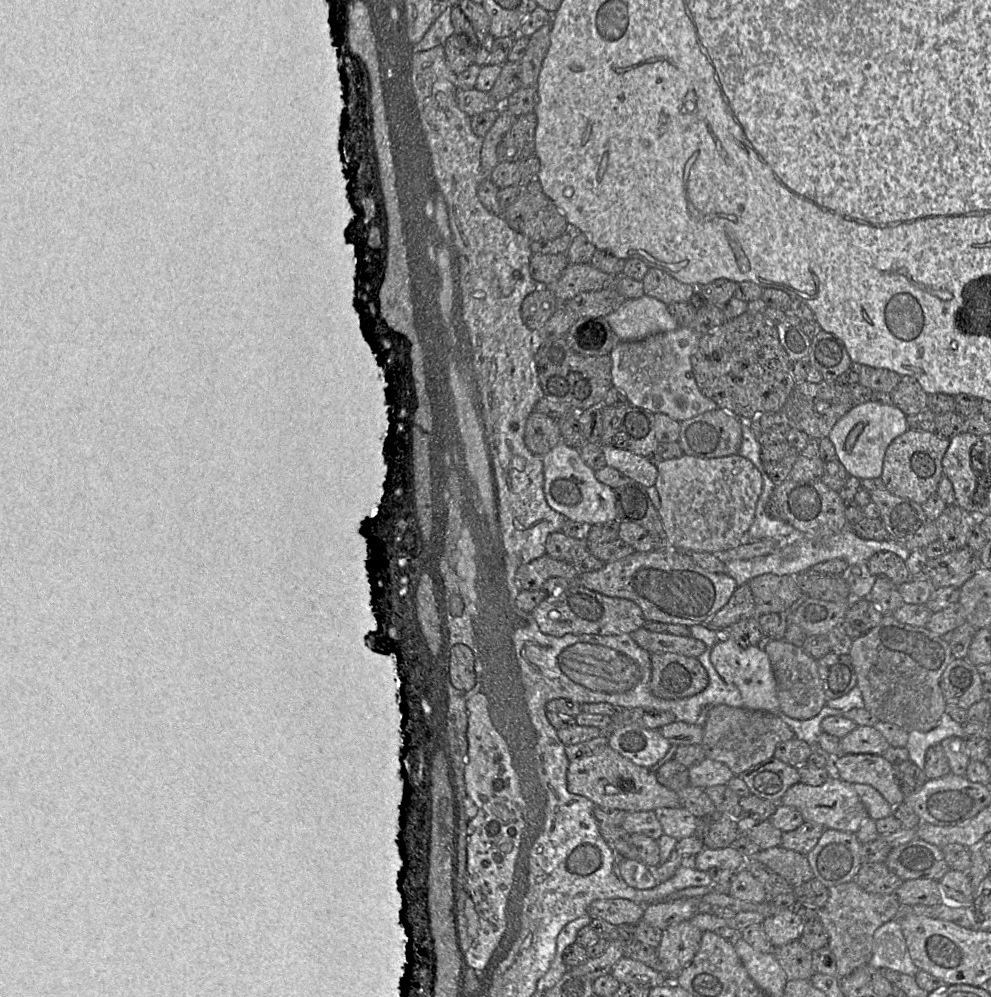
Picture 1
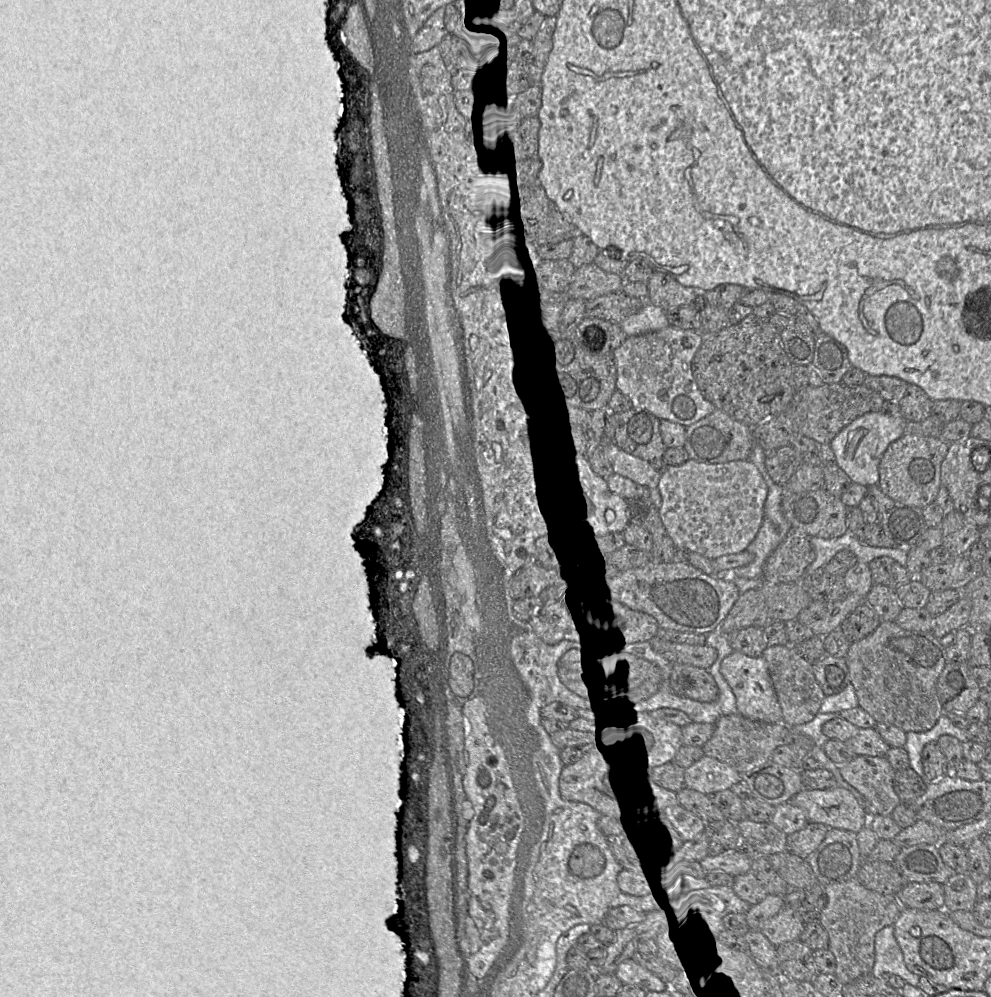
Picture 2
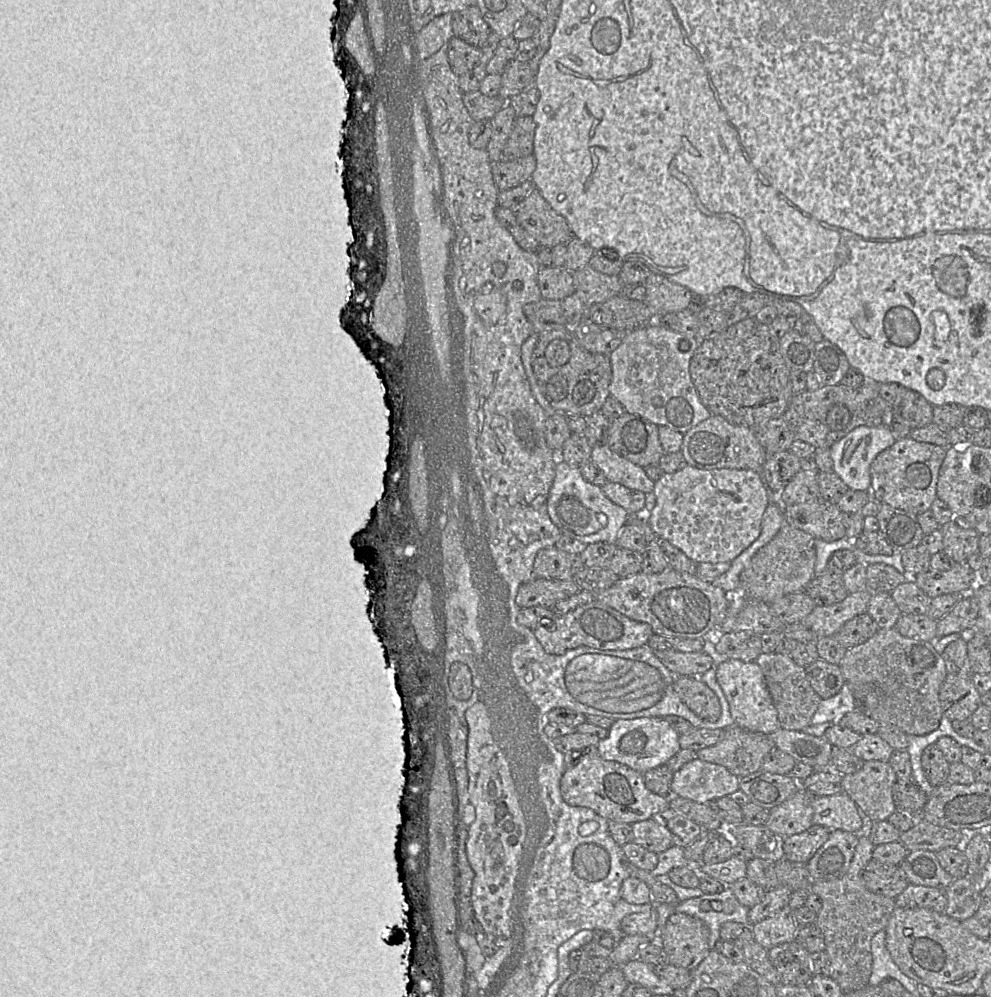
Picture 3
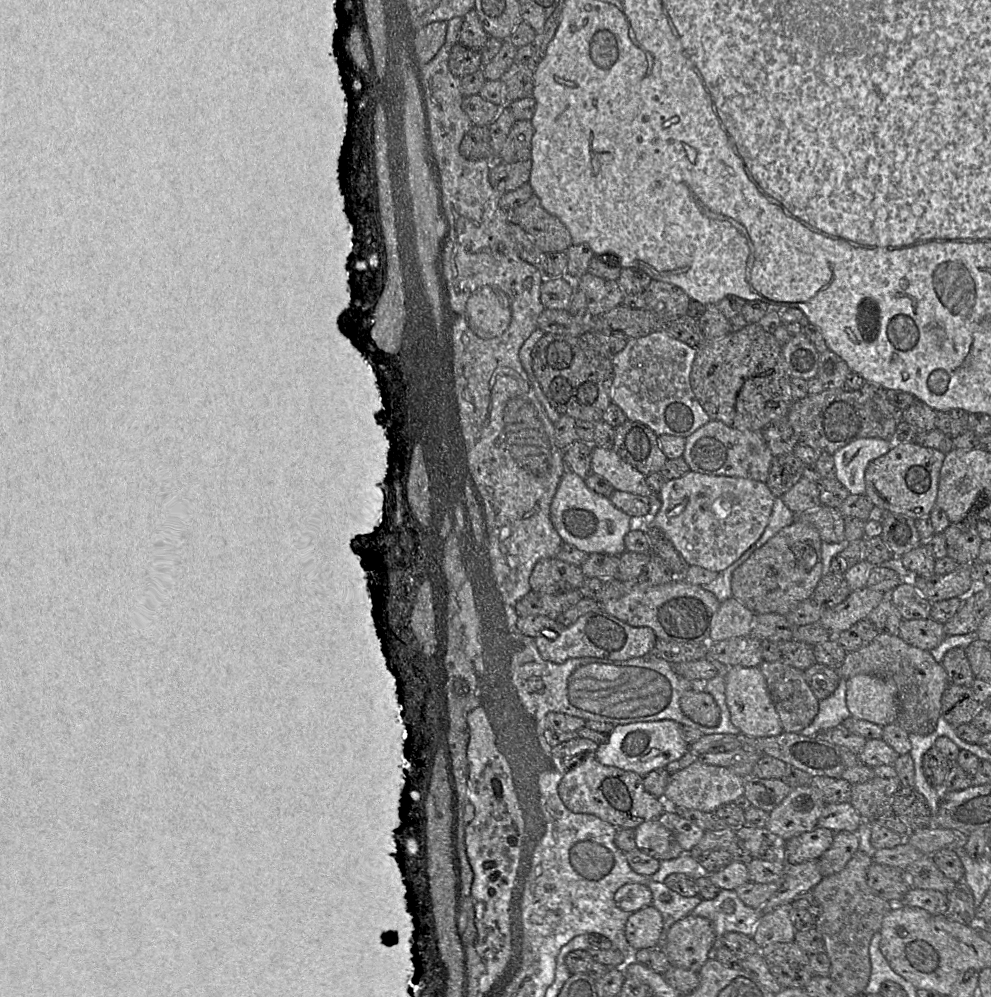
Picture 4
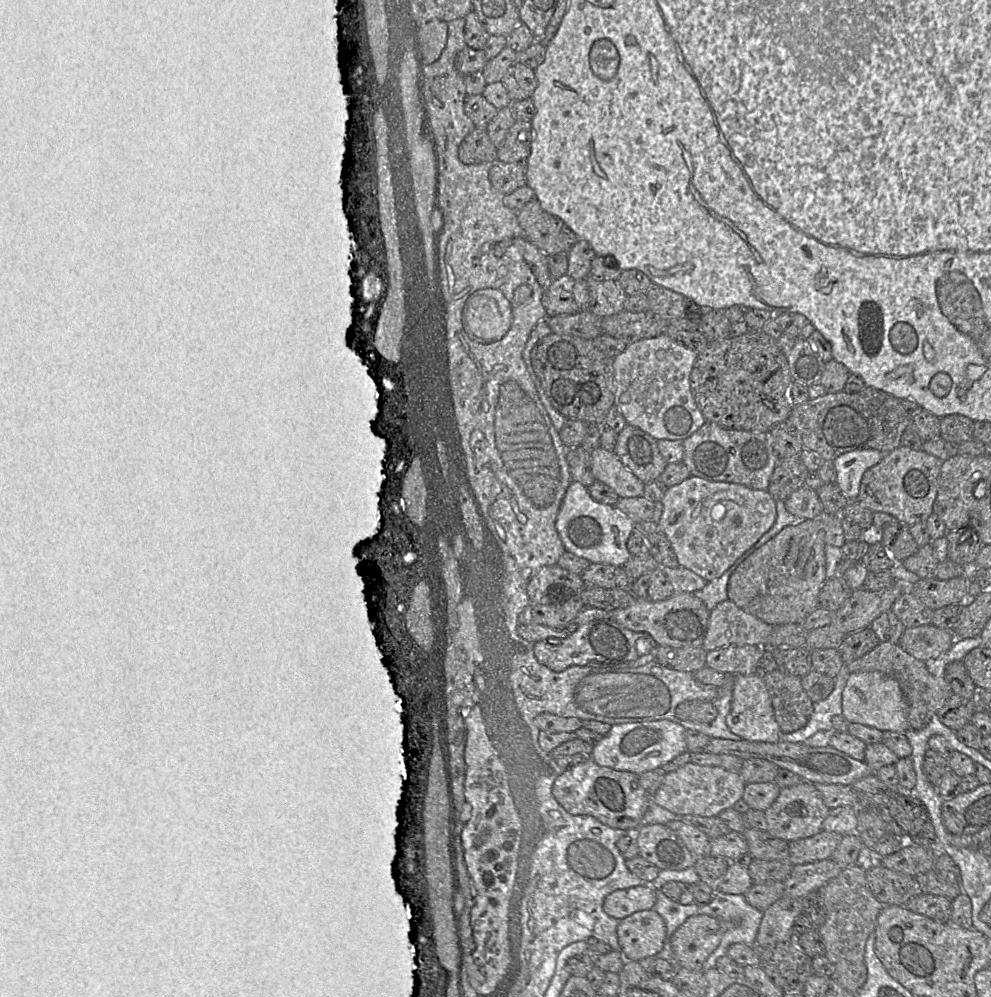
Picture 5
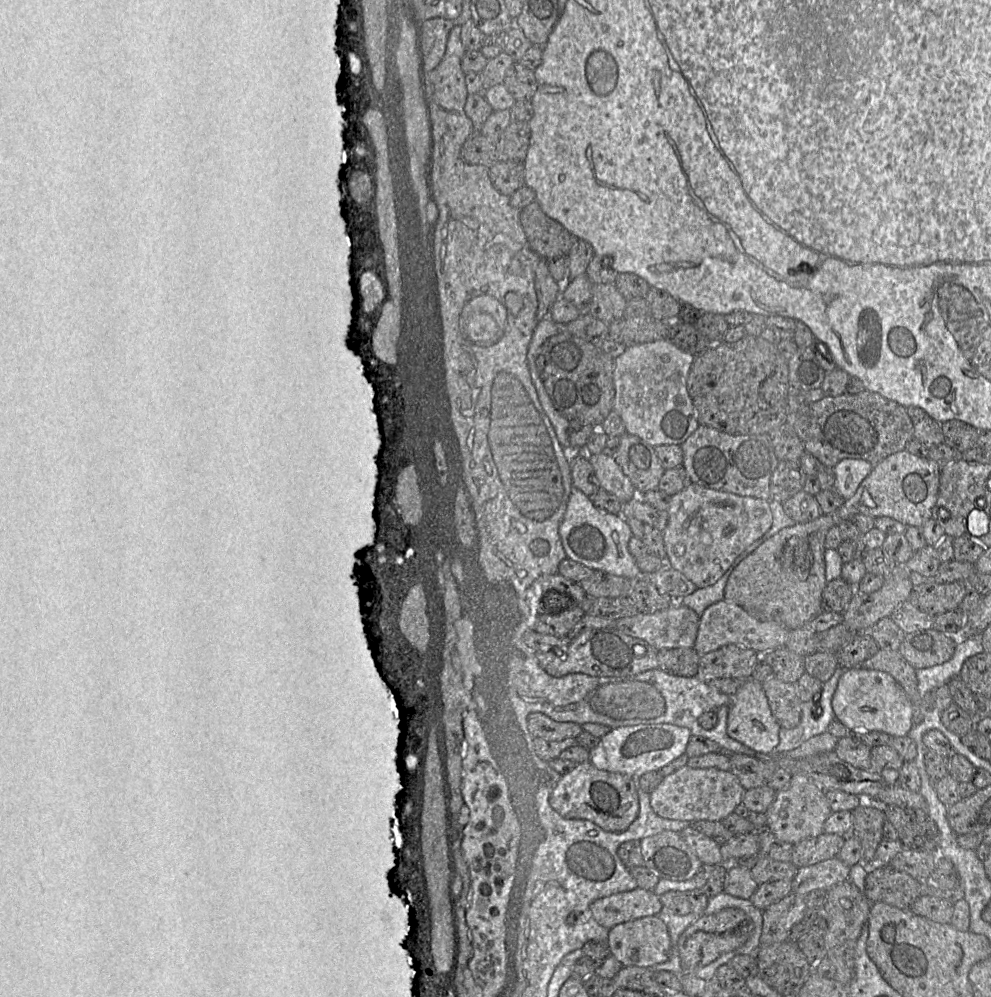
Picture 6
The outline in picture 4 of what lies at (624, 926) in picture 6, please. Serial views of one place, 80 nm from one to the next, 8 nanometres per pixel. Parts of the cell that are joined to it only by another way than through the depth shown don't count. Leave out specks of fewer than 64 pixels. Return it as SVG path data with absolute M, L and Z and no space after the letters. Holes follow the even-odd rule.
M652 904L631 914L625 926L630 950L657 948L662 928L662 915Z

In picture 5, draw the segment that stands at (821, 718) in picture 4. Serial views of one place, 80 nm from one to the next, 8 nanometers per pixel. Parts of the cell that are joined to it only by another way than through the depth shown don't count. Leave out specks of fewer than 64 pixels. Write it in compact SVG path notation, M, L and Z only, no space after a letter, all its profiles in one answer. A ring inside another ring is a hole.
M844 665L844 671L835 677L834 689L830 695L824 700L813 703L814 711L806 726L791 733L782 733L781 739L791 743L804 743L818 731L833 731L833 717L842 715L842 692L848 674Z

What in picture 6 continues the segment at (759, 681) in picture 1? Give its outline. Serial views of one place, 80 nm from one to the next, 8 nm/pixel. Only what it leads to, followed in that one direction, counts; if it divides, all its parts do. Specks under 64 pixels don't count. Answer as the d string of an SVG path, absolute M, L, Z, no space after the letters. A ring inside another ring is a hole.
M748 678L732 697L727 717L727 734L732 739L747 746L756 756L771 756L779 743L780 726L774 718L762 683Z

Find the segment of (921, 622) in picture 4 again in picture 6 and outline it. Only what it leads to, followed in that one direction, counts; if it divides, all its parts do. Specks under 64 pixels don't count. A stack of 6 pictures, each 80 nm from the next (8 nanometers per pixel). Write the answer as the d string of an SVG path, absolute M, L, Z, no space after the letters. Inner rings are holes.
M933 627L905 634L899 652L916 670L947 662L954 654L957 637Z

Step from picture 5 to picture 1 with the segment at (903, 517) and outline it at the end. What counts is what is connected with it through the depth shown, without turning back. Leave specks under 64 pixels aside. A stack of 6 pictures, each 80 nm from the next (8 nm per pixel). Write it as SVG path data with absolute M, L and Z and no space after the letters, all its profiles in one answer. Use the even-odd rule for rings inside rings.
M908 429L904 434L895 438L888 446L880 476L886 489L901 498L925 503L930 496L937 492L942 478L942 460L950 445L949 438L936 432Z

